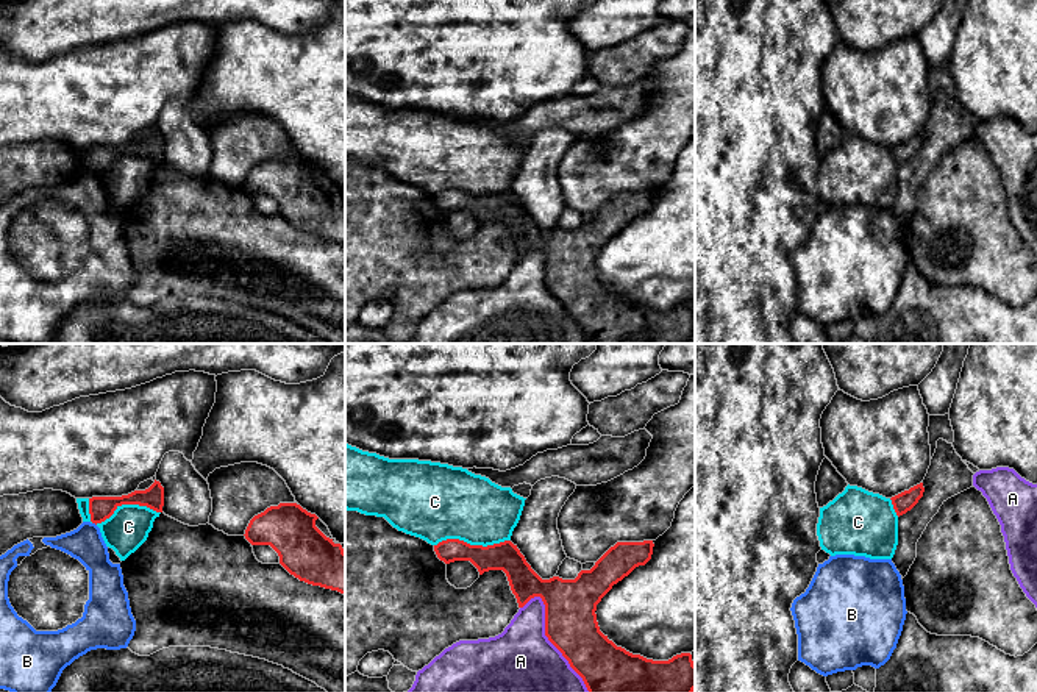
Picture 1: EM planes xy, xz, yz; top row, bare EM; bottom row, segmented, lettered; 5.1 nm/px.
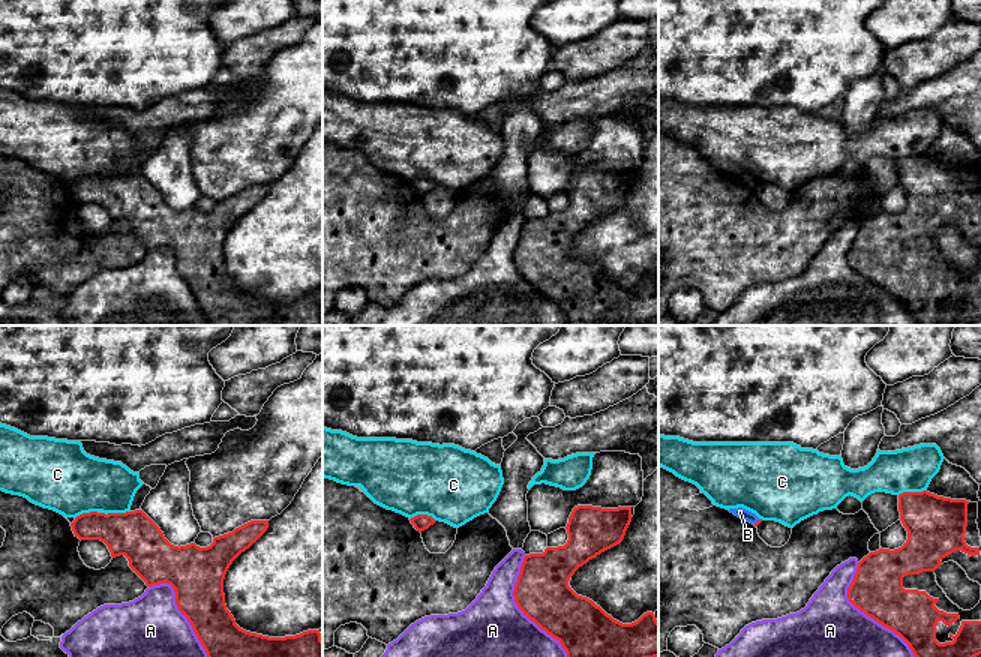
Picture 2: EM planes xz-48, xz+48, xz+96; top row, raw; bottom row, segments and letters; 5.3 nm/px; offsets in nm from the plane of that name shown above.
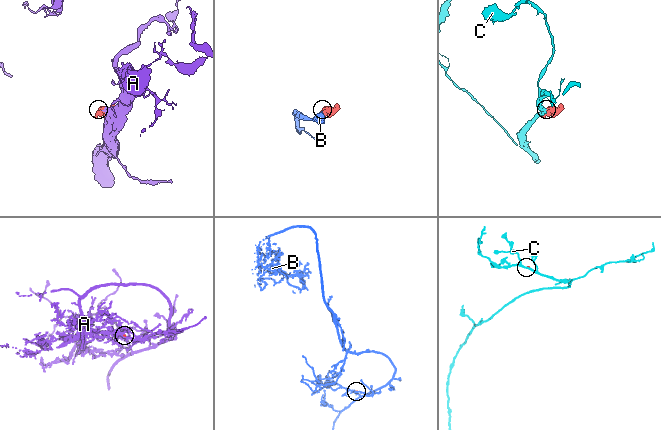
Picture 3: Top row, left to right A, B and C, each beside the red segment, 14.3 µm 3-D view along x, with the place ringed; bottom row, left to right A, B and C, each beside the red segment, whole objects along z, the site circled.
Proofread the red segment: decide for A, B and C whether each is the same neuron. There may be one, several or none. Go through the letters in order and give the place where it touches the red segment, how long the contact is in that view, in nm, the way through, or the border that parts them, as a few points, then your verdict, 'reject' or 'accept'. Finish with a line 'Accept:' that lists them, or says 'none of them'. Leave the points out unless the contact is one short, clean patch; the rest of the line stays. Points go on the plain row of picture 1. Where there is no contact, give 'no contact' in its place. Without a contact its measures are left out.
A: xz (548, 289) | 600 nm | reject
B: xy (94, 172) | 30 nm | along xy (92, 172), (96, 175) | reject
C: xz (472, 196) | 400 nm | reject
Accept: none of them

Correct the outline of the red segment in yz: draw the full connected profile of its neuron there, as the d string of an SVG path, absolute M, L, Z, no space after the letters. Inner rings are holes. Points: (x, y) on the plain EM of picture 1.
M920 133L910 137L909 141L904 141L892 147L890 150L892 150L896 166L900 167L906 164L907 161L910 161L918 153L918 150L923 147L923 142L925 142L925 137L923 137L923 133Z

